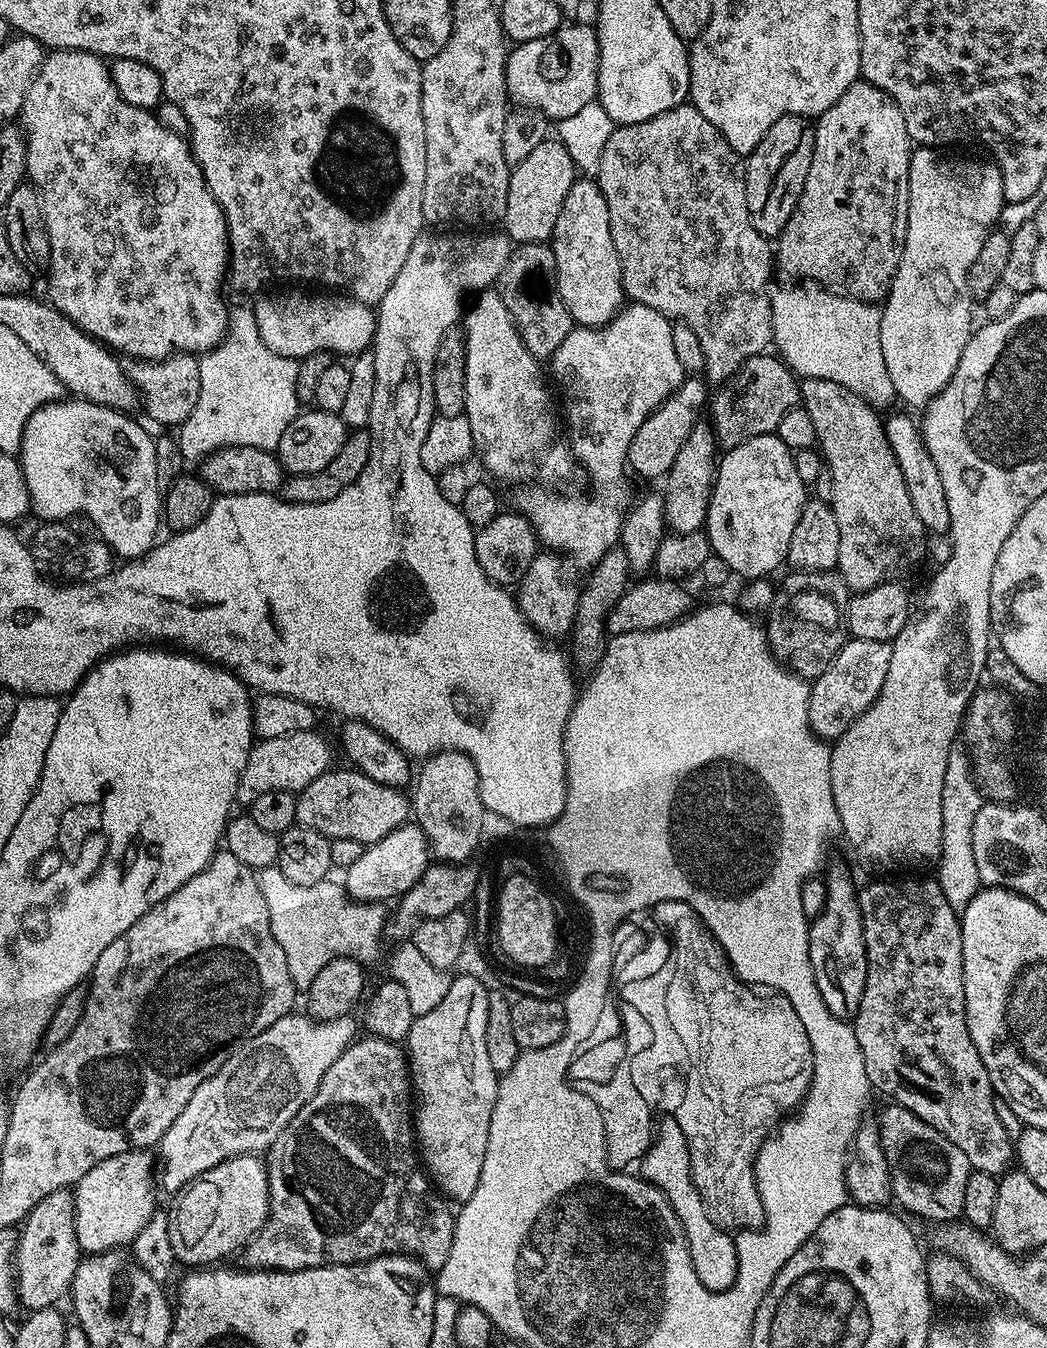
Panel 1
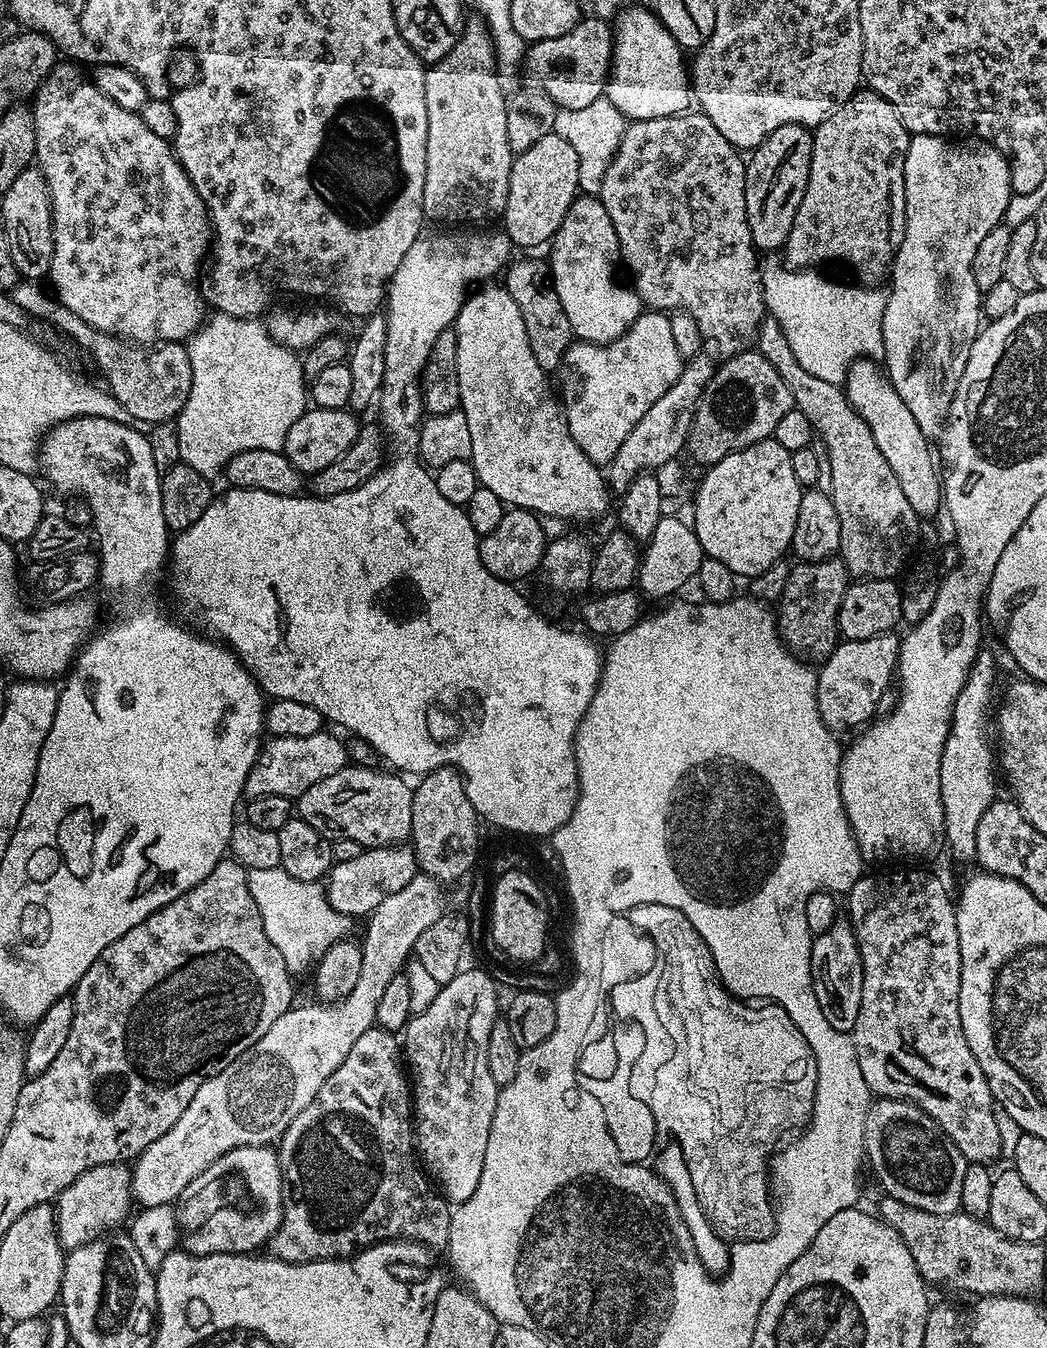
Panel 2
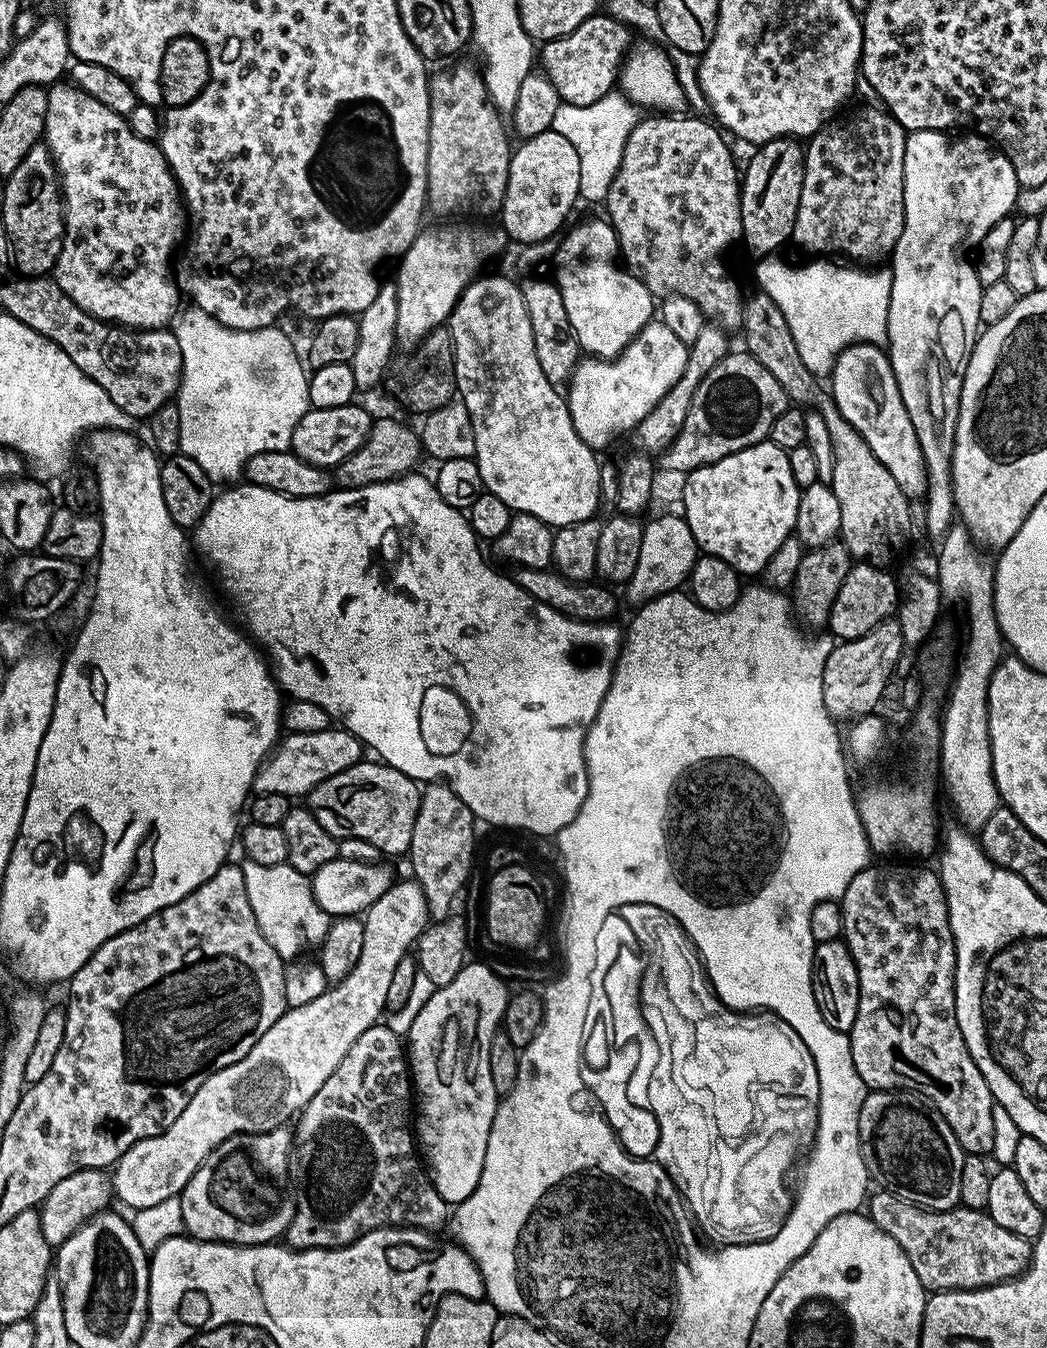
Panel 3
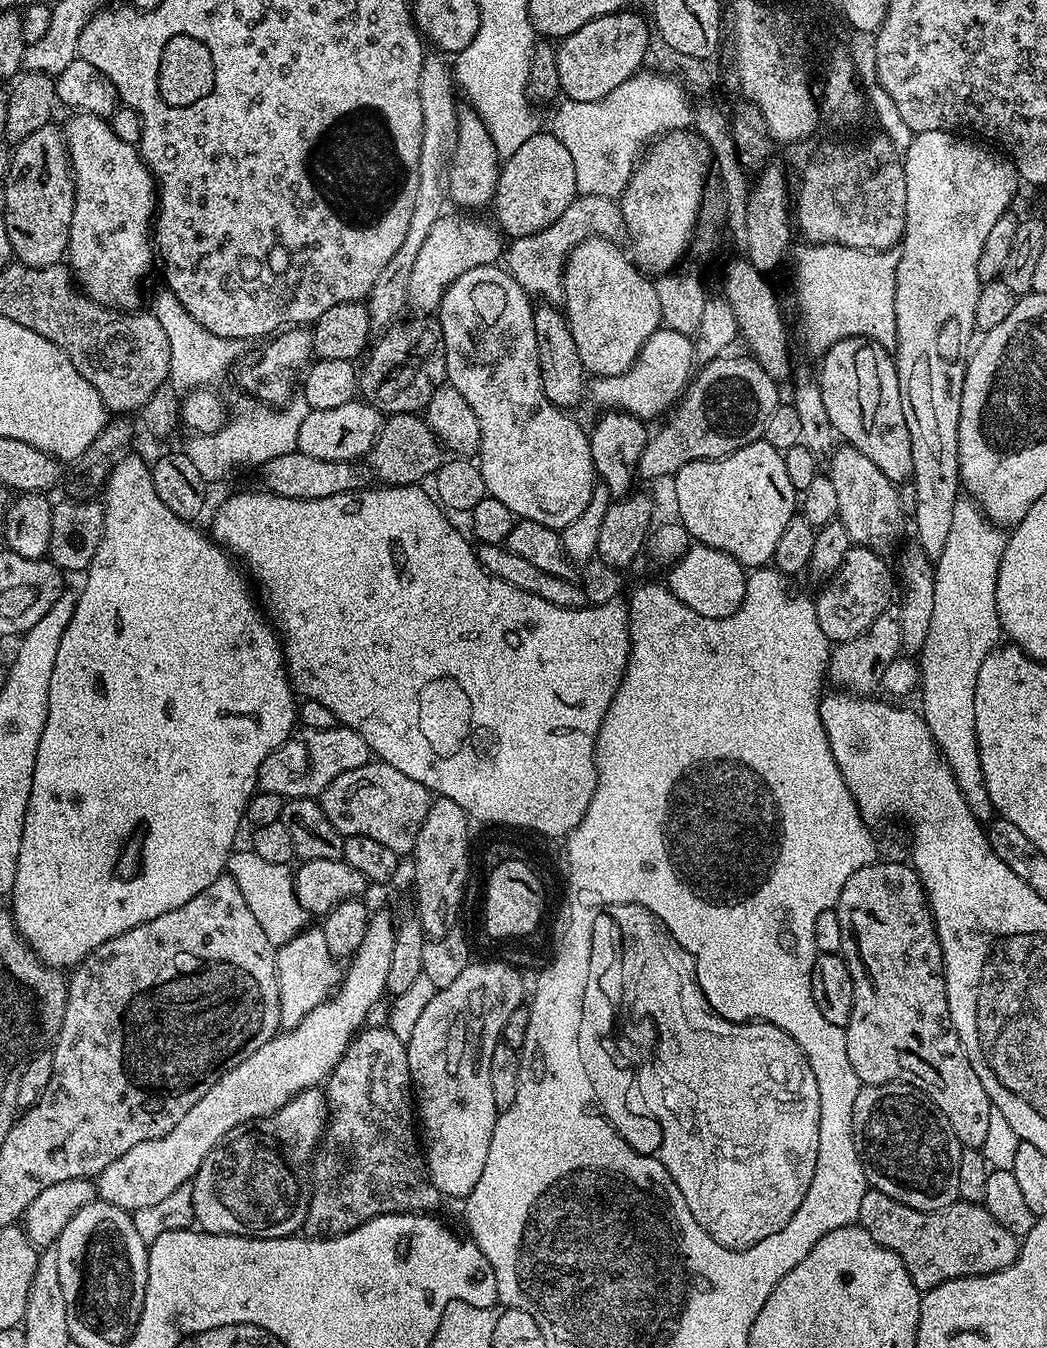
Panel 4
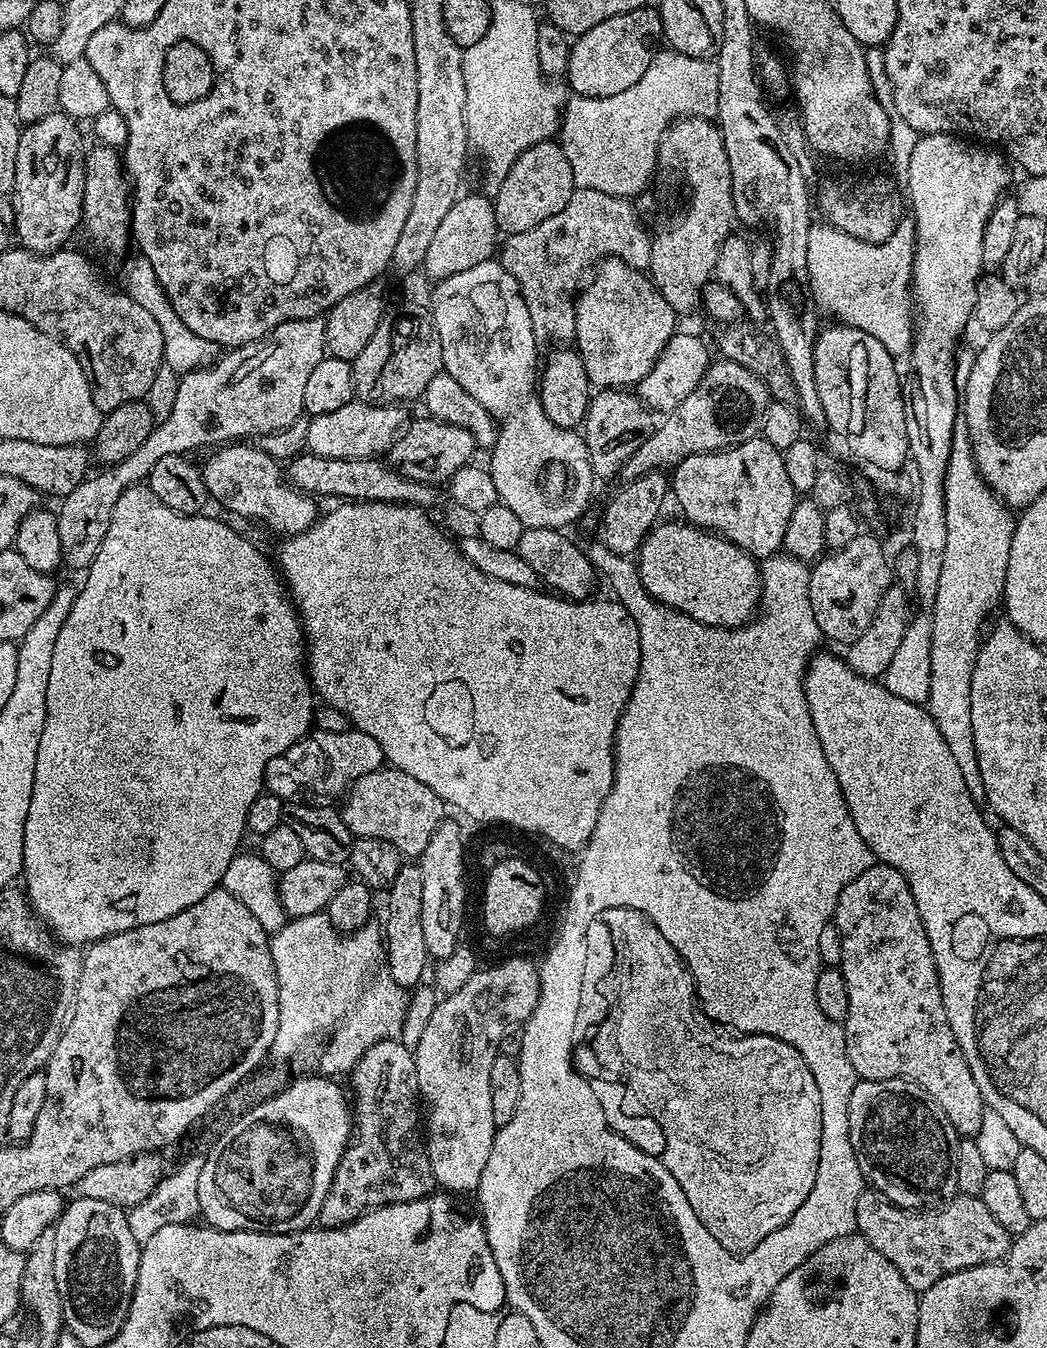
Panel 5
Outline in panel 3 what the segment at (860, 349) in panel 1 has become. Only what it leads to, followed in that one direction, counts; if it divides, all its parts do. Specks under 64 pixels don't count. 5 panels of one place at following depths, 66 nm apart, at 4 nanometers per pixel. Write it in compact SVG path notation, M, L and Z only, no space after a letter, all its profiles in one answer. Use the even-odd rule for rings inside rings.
M773 254L769 256L759 257L756 263L756 280L759 291L764 292L774 302L774 306L778 306L778 310L782 310L782 318L786 318L786 326L790 326L790 335L794 338L794 346L798 346L798 358L802 358L802 362L806 366L806 370L810 370L813 376L817 378L827 377L831 373L832 367L836 365L838 354L842 354L842 350L846 350L852 344L879 344L887 345L888 342L888 319L890 318L890 286L892 285L892 270L888 266L849 266L844 262L816 262L820 264L783 264L779 260L780 256Z

